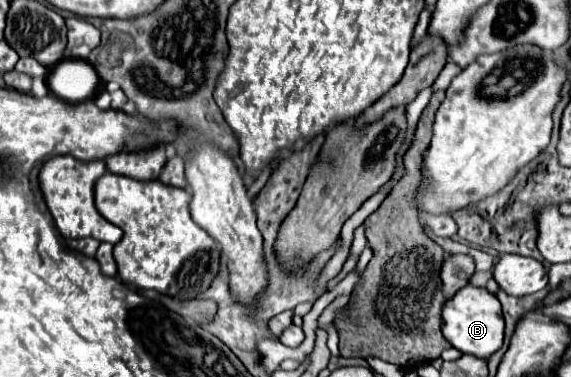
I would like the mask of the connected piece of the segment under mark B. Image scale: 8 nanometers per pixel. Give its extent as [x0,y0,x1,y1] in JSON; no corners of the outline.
[442,284,504,358]

